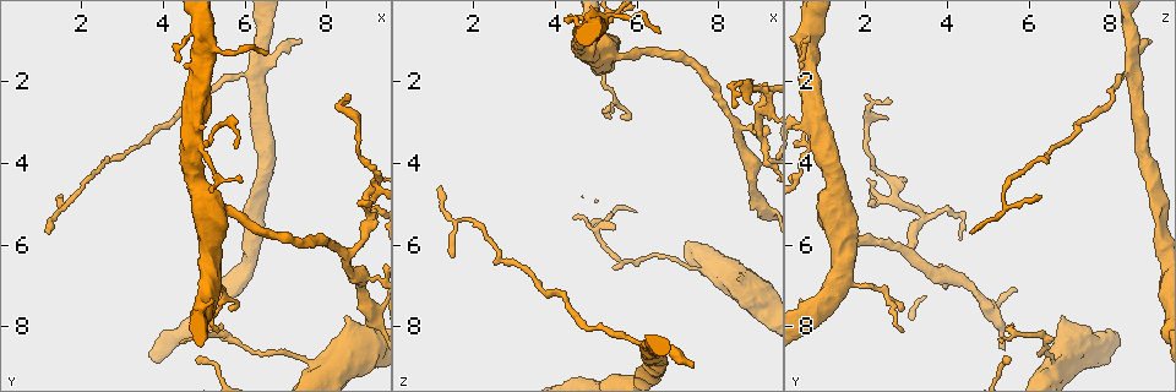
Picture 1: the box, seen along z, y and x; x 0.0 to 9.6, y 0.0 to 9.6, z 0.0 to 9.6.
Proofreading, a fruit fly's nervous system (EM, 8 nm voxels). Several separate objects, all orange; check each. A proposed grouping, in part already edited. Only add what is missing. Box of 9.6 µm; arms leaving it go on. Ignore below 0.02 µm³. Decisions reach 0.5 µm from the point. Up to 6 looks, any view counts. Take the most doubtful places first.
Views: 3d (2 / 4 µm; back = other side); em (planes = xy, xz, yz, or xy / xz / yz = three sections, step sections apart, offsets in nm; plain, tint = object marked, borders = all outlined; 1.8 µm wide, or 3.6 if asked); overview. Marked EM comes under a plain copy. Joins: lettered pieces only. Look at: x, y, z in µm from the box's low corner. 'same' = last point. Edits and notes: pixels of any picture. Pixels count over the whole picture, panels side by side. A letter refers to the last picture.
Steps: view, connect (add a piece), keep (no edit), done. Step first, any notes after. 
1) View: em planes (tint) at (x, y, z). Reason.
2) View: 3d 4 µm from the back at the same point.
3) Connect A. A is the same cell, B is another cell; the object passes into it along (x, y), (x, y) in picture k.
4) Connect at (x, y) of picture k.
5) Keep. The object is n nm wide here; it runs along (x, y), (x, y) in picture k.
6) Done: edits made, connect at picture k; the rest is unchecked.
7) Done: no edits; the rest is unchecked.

View: 3d 2 µm at (9.00, 5.35, 3.40). A fork.

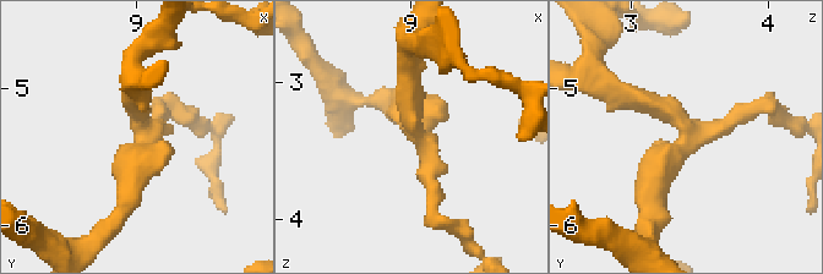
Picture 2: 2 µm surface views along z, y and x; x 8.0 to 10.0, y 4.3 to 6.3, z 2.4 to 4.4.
View: em 3.6 µm yz step 4 (tint) at (9.06, 5.34, 3.40).

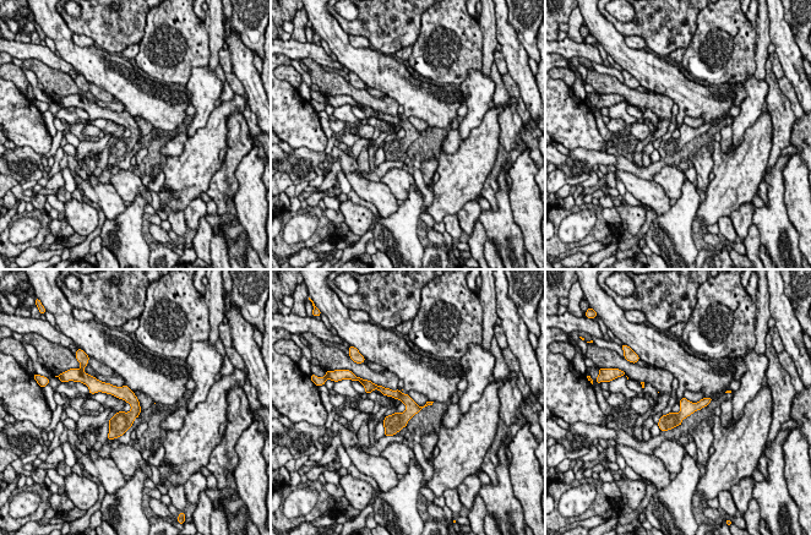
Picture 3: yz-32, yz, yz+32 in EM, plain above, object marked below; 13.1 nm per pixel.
View: em 3.6 µm planes (borders) at the same point.

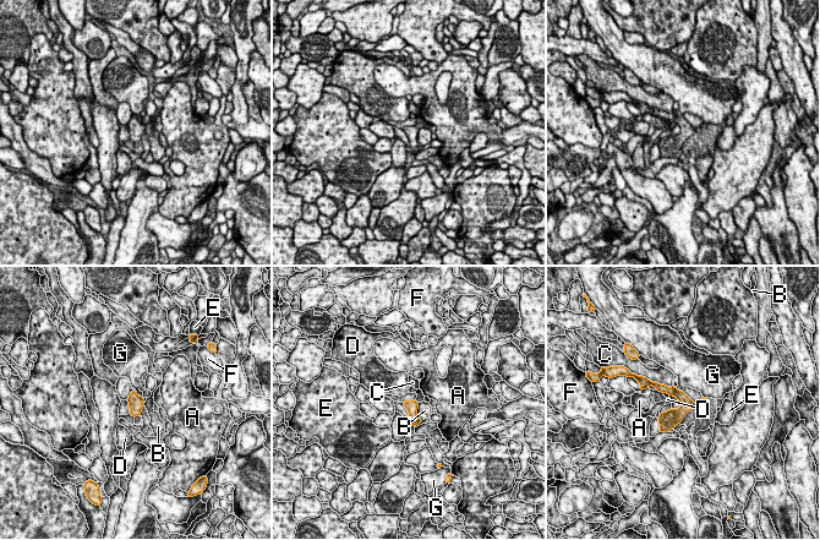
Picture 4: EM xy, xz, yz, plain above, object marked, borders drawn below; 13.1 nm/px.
Keep. The object is 160 nm wide here; A, B, C, D, E, F and G are other cells; a border runs along (135, 391), (145, 402) in picture 4; none of them fits.

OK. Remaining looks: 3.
View: 3d 4 µm at (7.40, 1.05, 8.95). Free end.

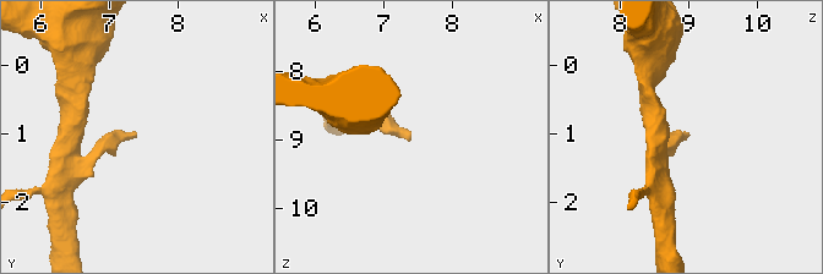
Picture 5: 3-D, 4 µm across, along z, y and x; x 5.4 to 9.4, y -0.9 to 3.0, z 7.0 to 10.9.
View: em yz step 8 (borders) at (7.45, 1.05, 8.95).

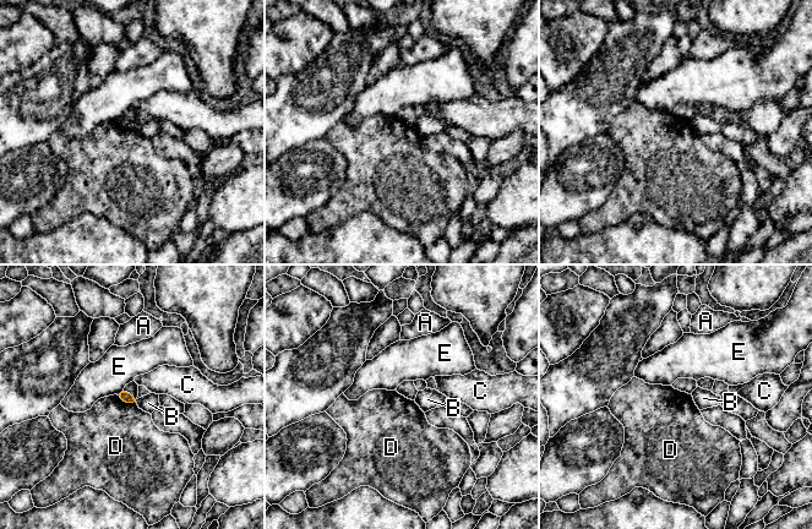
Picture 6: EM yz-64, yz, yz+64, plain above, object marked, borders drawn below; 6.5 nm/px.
Keep. A, B, C, D and E are other cells; a border runs along (115, 394), (125, 402), (136, 404) in picture 6; none of them fits.

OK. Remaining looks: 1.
Done: no edits; the rest is unchecked.

